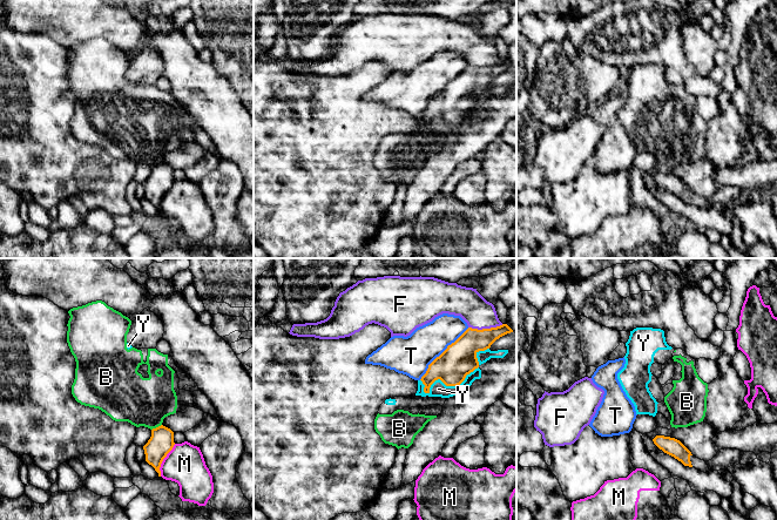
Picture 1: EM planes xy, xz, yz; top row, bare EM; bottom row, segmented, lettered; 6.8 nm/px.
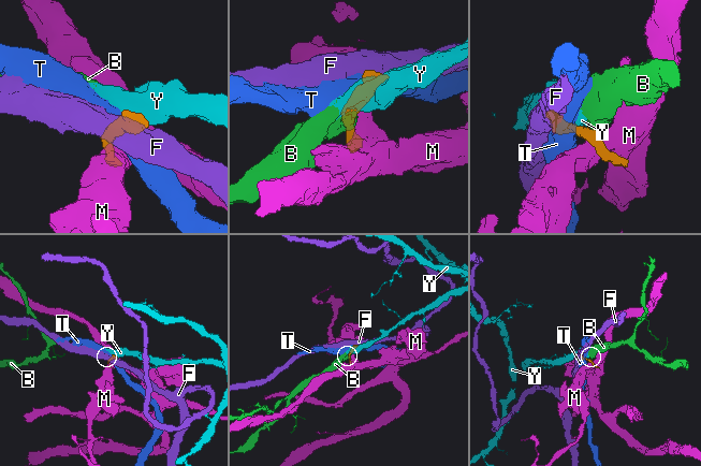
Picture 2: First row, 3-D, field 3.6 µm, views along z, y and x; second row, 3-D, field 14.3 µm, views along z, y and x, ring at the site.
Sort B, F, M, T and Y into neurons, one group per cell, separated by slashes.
B Y / F / M / T

